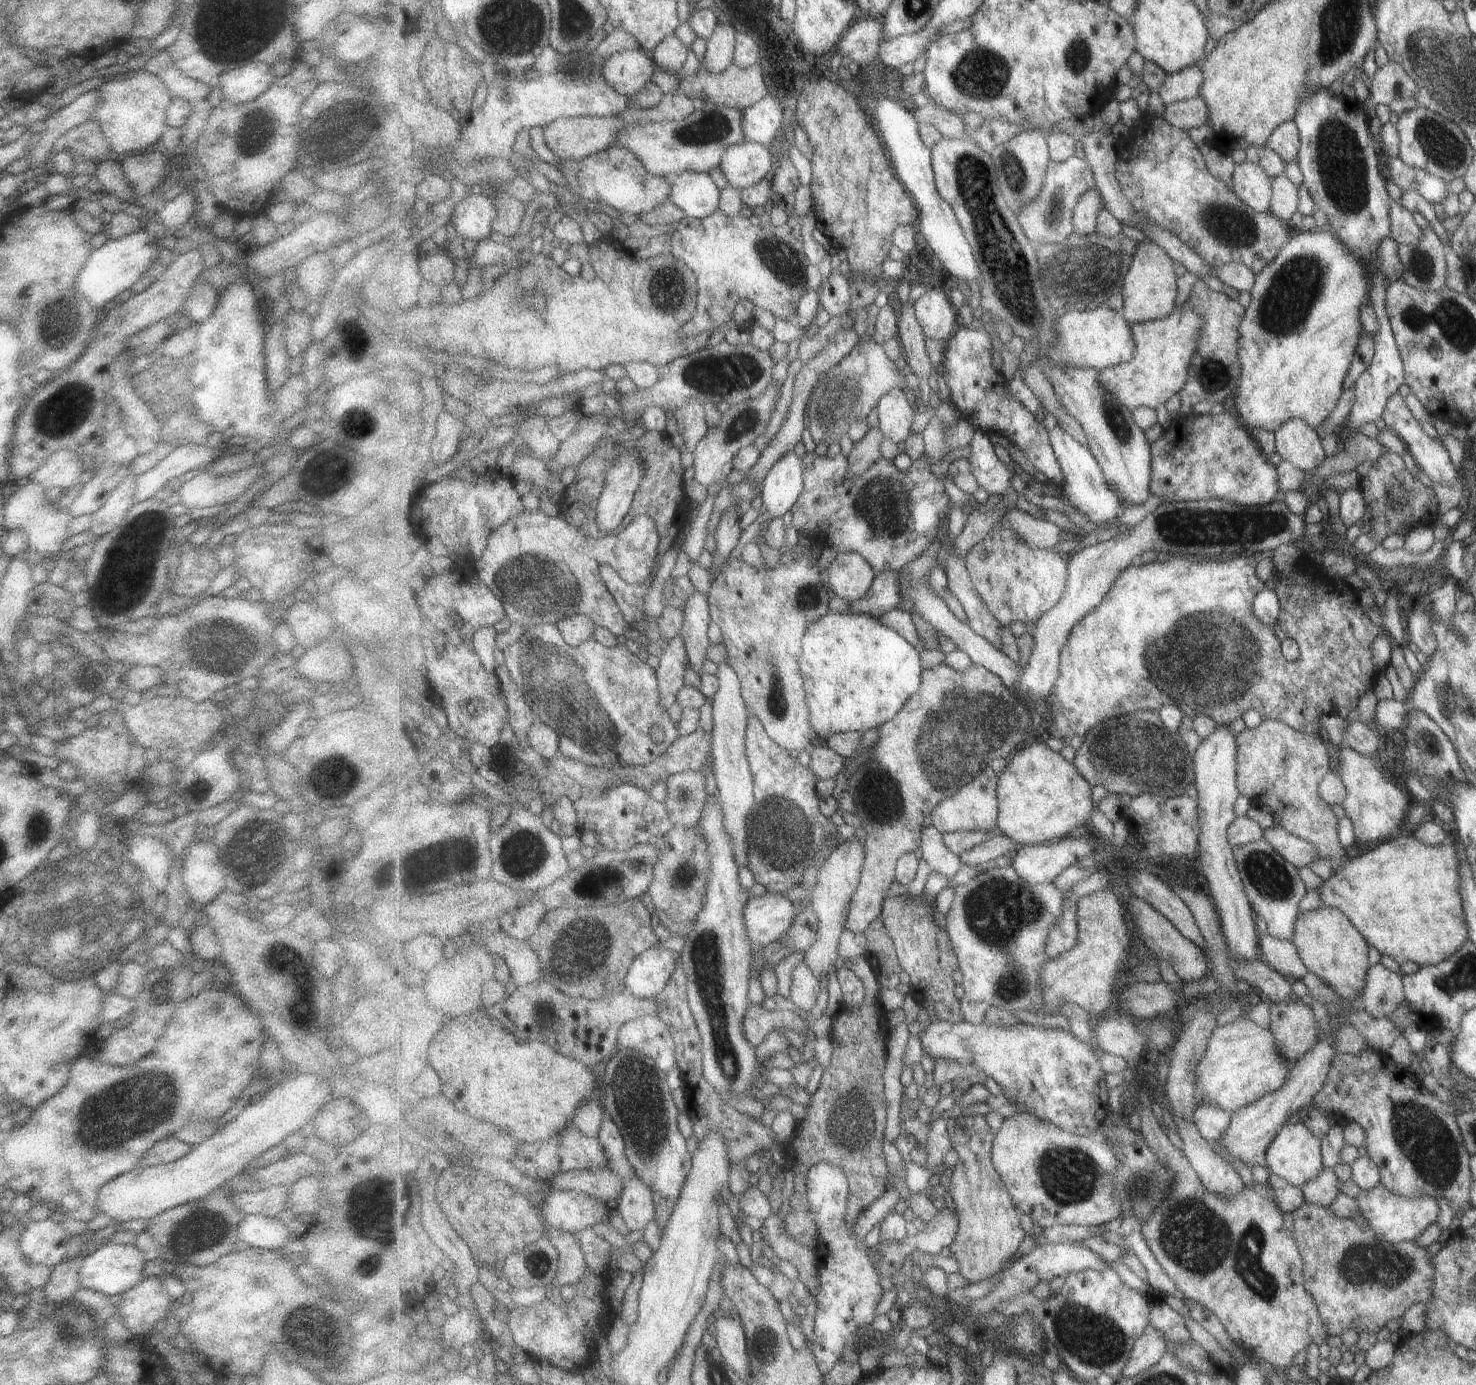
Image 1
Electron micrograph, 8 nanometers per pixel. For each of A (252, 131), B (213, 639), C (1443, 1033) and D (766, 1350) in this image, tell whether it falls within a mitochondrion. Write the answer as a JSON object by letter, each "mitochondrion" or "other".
{"A":"mitochondrion","B":"mitochondrion","C":"other","D":"mitochondrion"}

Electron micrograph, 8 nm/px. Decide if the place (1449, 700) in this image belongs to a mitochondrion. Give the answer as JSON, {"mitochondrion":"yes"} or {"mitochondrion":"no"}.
{"mitochondrion":"yes"}

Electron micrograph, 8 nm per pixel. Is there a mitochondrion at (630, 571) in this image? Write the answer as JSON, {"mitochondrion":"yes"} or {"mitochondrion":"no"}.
{"mitochondrion":"no"}

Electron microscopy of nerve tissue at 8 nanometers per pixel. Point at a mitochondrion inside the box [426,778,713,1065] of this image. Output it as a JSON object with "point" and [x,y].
{"point":[583,949]}

